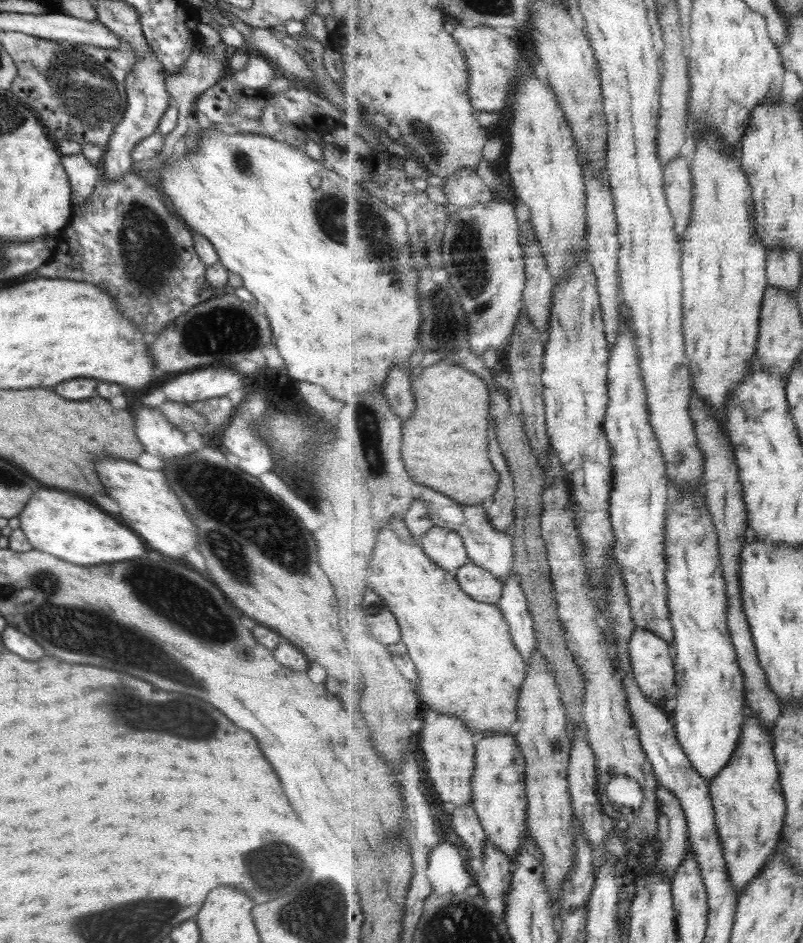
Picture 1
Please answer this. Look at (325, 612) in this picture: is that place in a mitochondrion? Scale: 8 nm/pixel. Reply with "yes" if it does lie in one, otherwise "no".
no

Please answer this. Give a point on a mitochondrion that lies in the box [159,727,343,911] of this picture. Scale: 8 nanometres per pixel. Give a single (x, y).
(281, 872)

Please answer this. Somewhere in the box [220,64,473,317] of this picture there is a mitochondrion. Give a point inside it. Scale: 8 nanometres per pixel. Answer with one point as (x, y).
(338, 219)

